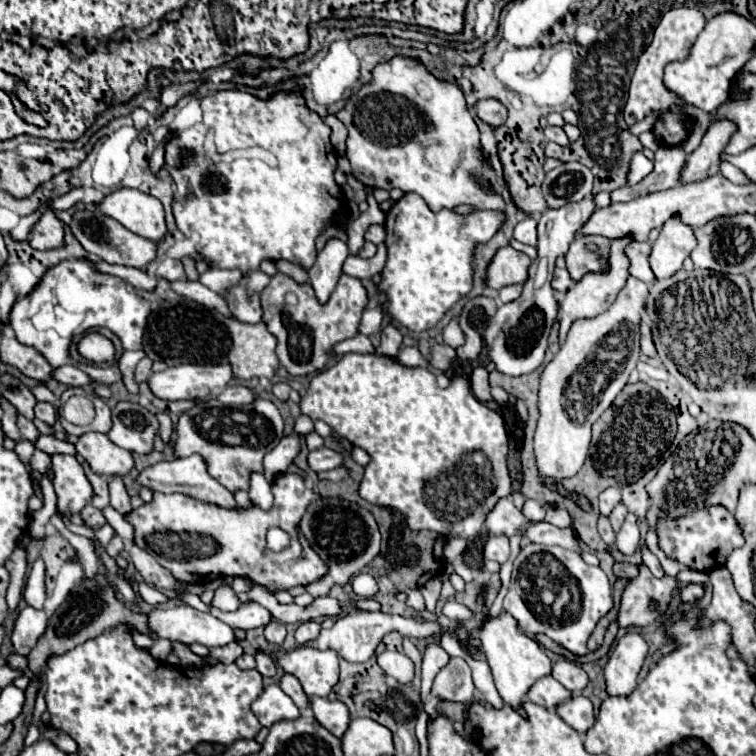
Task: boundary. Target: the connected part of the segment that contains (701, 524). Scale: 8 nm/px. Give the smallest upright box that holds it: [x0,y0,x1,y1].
[655,506,745,572]

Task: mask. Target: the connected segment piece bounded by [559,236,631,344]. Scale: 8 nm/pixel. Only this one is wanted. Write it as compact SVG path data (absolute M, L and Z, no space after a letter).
M621 236L621 238L613 238L611 240L611 252L607 258L607 270L605 272L587 272L565 296L565 300L561 302L559 308L559 322L561 322L561 330L559 330L559 342L565 342L565 336L569 332L569 326L573 320L577 318L589 318L589 316L597 316L601 312L605 312L605 308L609 308L609 304L613 304L613 300L617 298L617 292L625 286L627 278L629 278L629 260L625 256L625 246L631 242L629 236Z

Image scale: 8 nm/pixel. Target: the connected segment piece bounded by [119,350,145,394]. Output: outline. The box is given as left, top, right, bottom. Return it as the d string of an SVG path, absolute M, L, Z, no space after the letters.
M137 350L137 352L125 352L125 354L119 358L119 368L121 368L121 372L123 372L123 382L125 382L127 390L133 392L133 394L137 394L137 390L139 390L139 386L137 386L137 382L135 382L135 378L133 378L133 370L135 370L135 364L137 364L143 356L145 356L145 352L143 352L143 350Z

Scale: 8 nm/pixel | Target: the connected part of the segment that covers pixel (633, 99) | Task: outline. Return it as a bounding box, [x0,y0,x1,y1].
[625,8,705,146]

